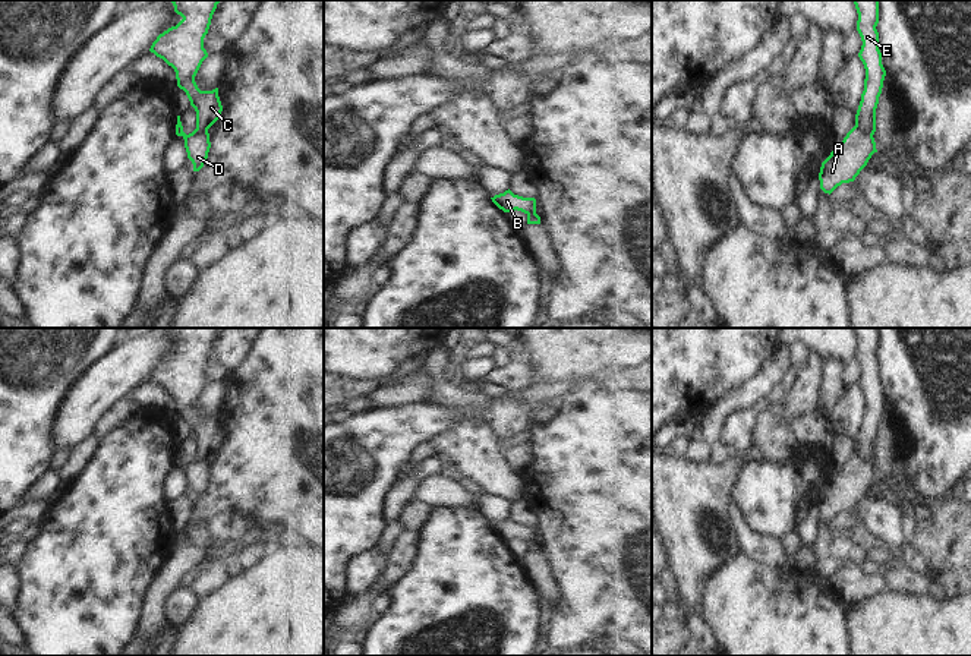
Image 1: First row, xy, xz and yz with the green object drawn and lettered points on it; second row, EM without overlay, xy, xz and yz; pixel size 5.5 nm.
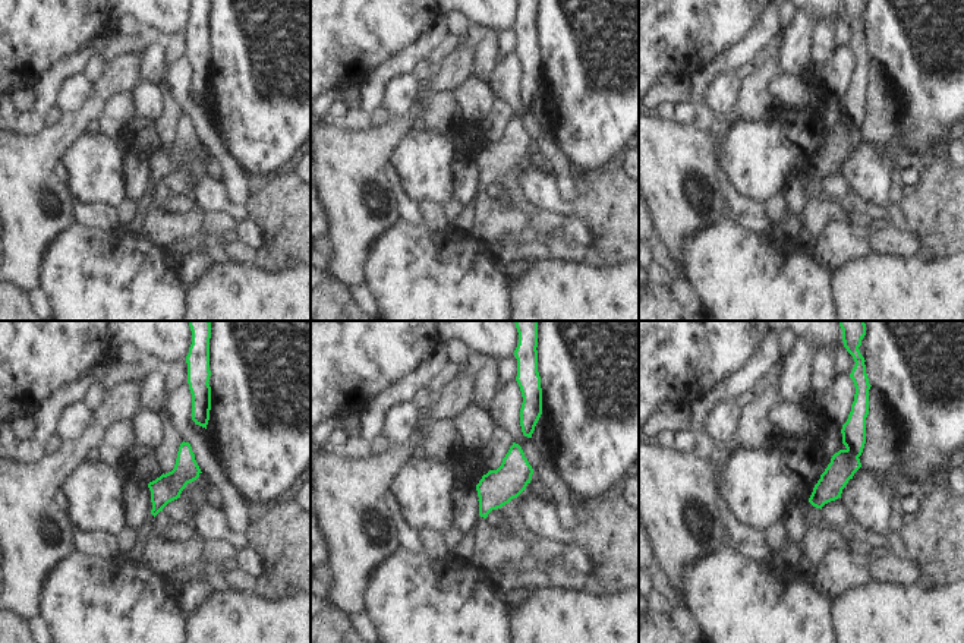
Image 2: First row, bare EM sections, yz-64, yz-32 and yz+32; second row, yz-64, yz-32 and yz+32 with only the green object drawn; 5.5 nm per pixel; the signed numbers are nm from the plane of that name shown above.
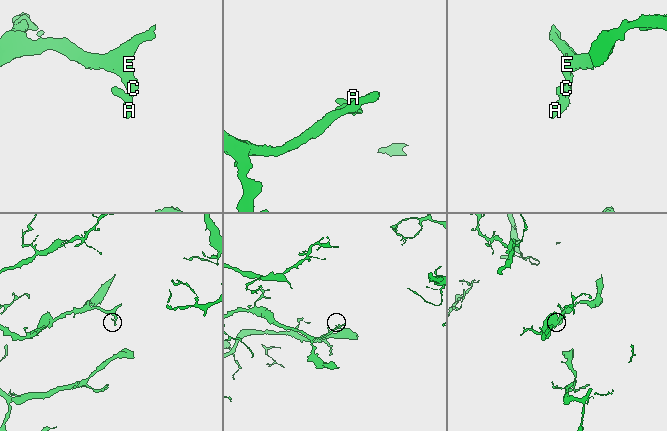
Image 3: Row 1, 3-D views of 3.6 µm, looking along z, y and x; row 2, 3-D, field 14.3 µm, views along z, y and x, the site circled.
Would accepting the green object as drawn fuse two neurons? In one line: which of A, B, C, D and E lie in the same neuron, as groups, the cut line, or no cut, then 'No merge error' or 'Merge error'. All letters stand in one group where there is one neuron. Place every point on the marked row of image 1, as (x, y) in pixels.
Groups: A B D / C E. Split along yz (856, 123), (872, 136). Merge error.

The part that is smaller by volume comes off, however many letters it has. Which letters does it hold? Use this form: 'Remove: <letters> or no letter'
Remove: A, B, D

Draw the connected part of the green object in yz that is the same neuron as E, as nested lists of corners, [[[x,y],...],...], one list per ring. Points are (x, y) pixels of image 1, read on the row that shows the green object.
[[[854,0],[858,20],[857,31],[863,45],[858,53],[866,69],[864,91],[855,114],[855,124],[870,133],[876,132],[876,108],[882,94],[886,70],[879,50],[879,0]]]

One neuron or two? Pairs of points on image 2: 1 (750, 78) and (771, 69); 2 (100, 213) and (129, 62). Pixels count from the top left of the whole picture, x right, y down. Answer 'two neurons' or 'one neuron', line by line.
1: one neuron
2: two neurons

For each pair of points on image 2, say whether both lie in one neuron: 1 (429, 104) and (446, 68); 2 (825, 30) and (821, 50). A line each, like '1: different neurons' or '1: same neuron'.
1: different neurons
2: same neuron

